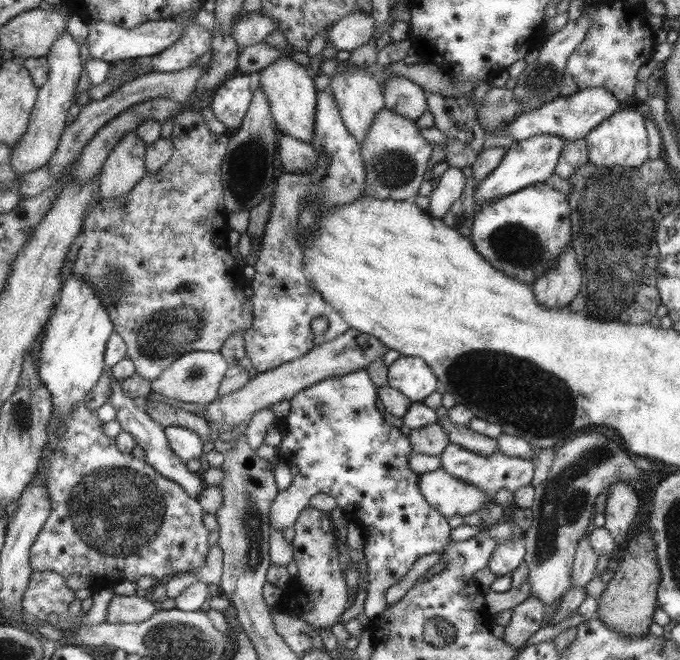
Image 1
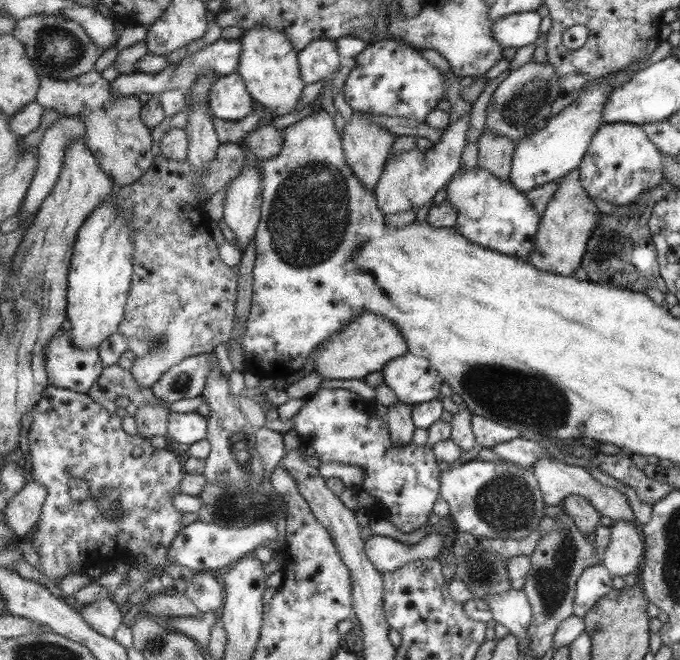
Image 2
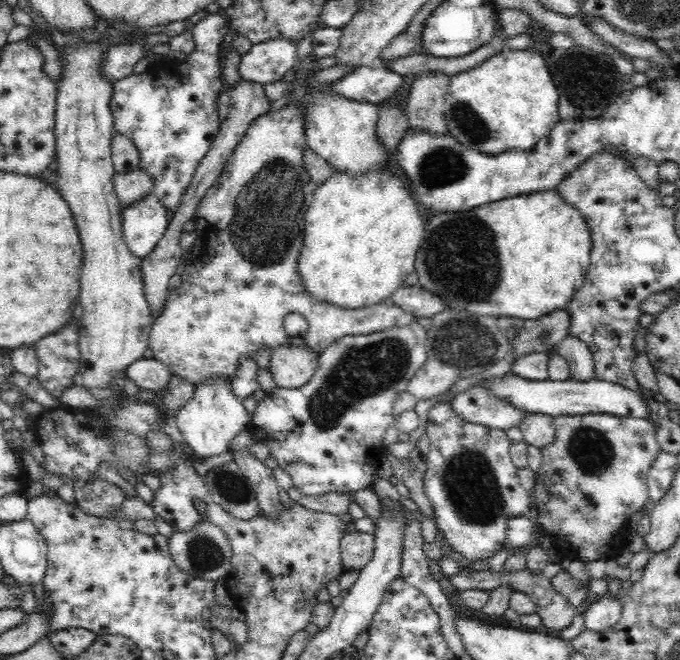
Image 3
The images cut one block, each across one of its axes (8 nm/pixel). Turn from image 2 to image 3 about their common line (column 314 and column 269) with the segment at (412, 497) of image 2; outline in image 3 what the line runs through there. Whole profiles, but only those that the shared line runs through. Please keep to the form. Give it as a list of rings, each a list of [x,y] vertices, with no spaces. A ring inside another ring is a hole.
[[[420,323],[402,325],[401,327],[392,327],[382,332],[373,332],[369,335],[345,336],[333,342],[326,350],[319,353],[318,366],[314,375],[307,384],[301,388],[274,388],[272,392],[266,394],[263,399],[257,402],[256,409],[246,428],[250,436],[255,441],[266,445],[270,450],[269,457],[276,460],[278,467],[286,471],[292,479],[292,484],[301,494],[305,496],[320,496],[326,493],[342,493],[349,495],[351,492],[358,492],[364,488],[372,488],[372,482],[376,478],[376,466],[379,466],[380,458],[383,454],[376,454],[376,450],[384,450],[383,436],[386,431],[393,426],[395,417],[393,416],[393,407],[395,405],[396,395],[399,392],[406,391],[407,382],[414,375],[414,372],[425,362],[426,358],[427,331]]]

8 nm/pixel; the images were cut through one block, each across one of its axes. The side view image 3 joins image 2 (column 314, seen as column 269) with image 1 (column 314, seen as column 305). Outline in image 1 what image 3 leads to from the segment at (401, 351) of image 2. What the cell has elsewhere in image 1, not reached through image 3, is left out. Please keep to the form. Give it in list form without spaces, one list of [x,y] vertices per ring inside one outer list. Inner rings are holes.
[[[349,329],[343,332],[342,335],[333,338],[333,340],[328,340],[327,342],[314,346],[310,351],[303,354],[303,356],[283,363],[273,370],[269,369],[265,372],[257,373],[255,376],[249,378],[248,382],[242,388],[239,388],[239,390],[216,398],[215,400],[212,400],[211,403],[208,403],[205,406],[203,415],[198,413],[193,414],[194,416],[203,418],[209,426],[212,425],[212,423],[216,423],[218,426],[229,425],[229,427],[233,427],[234,425],[234,427],[236,427],[240,423],[243,423],[243,421],[250,420],[250,417],[261,408],[271,408],[272,405],[280,403],[282,400],[289,400],[299,392],[316,384],[316,382],[332,377],[346,376],[349,375],[349,372],[355,372],[355,370],[366,368],[367,364],[370,364],[375,358],[379,358],[379,356],[385,354],[387,350],[388,348],[378,339],[378,337],[371,336],[369,333]]]

